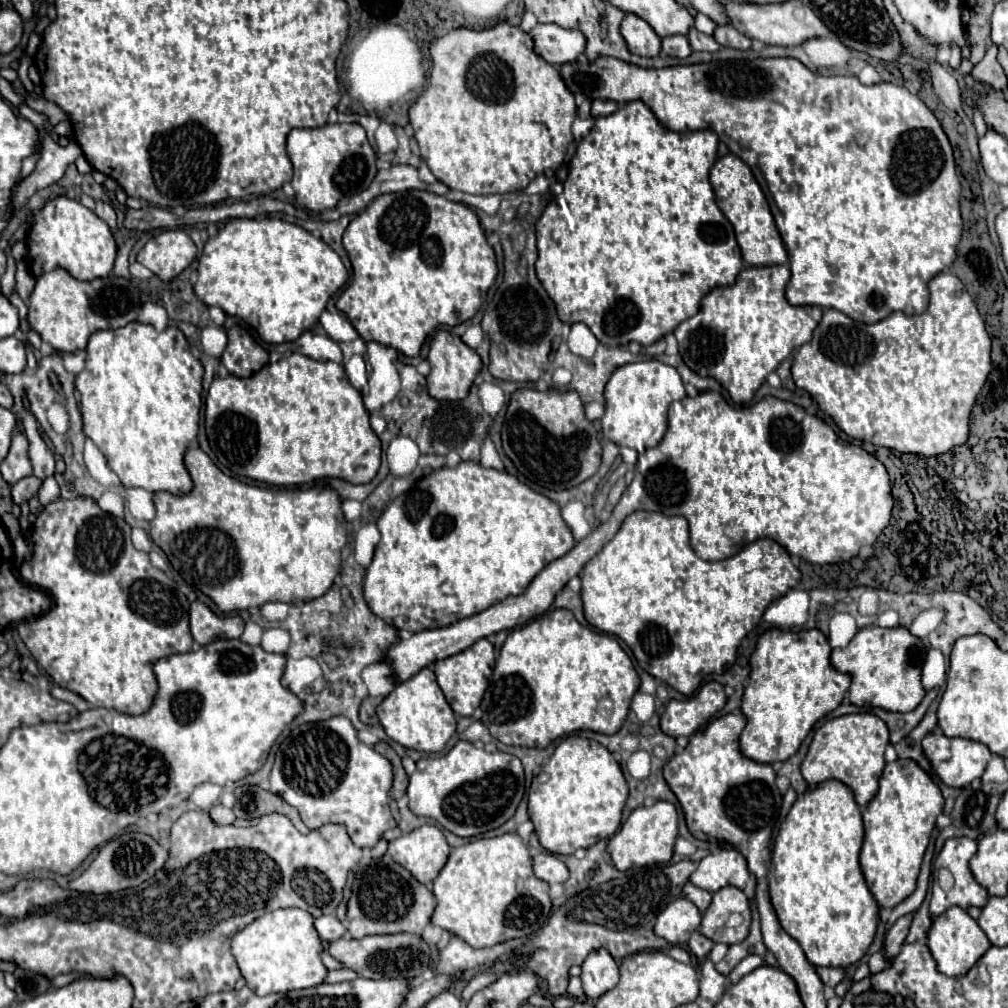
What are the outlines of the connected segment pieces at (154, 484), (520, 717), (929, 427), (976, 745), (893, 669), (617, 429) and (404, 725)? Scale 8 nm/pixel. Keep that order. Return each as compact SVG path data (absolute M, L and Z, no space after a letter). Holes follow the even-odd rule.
M131 322L117 330L95 332L89 338L85 352L87 366L75 378L75 386L81 392L83 430L105 454L109 468L119 476L125 488L189 494L193 482L183 464L183 454L199 432L199 413L203 404L203 366L189 352L189 344L183 332L175 326L157 332L151 324Z
M565 608L551 610L545 616L511 630L507 636L493 668L491 690L487 690L487 698L481 704L481 710L485 712L481 722L489 726L489 732L503 744L547 748L553 740L577 730L615 734L625 722L631 698L637 690L639 676L633 662L613 636L581 626ZM603 700L609 700L609 710L603 708Z
M941 272L937 274L931 282L929 282L929 308L923 314L915 314L915 316L907 316L903 312L893 312L891 316L887 316L881 322L875 324L863 324L857 320L851 320L849 316L845 316L839 310L825 310L823 318L819 322L819 326L813 332L811 342L803 344L793 358L793 380L799 388L807 390L819 404L819 408L823 412L827 412L835 424L851 438L863 440L863 442L871 442L875 446L887 446L891 450L899 450L899 452L909 452L909 454L921 454L921 456L937 456L937 454L945 454L955 446L961 446L967 442L969 438L969 420L971 420L971 410L973 404L987 380L987 374L991 372L991 338L985 330L985 322L973 302L973 298L967 294L965 286L961 284L961 280L949 272Z
M929 734L923 738L923 750L933 764L935 774L943 784L953 788L963 788L981 778L993 756L981 742L947 738L945 734Z
M867 626L861 628L845 648L835 648L831 654L831 662L837 670L851 674L853 684L849 688L849 698L853 704L869 704L895 712L911 712L925 696L925 688L921 684L921 668L927 650L927 644L921 638L913 636L905 626Z
M657 360L625 364L615 370L605 386L605 414L601 418L603 436L617 446L627 446L637 452L653 448L661 442L667 430L667 410L669 404L685 398L685 388L681 376L673 366Z
M423 668L407 682L399 682L393 692L379 704L377 716L389 738L405 748L423 752L441 752L457 728L455 712L447 704L431 668Z

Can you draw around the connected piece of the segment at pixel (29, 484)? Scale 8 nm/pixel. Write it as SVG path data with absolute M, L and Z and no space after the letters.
M27 476L27 478L19 480L19 482L17 482L17 484L13 484L13 488L11 488L13 502L15 502L17 506L21 506L23 502L31 500L33 496L37 496L37 492L39 492L39 488L41 488L41 484L43 484L43 480L41 480L41 478L37 478L37 476Z

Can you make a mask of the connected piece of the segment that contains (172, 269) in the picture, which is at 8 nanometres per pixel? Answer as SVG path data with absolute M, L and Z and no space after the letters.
M163 230L151 238L137 254L137 262L147 266L163 282L169 282L181 274L193 260L197 248L195 242L183 230Z

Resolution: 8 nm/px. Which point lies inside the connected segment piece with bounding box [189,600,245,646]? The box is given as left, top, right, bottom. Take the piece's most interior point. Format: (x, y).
(206, 627)

